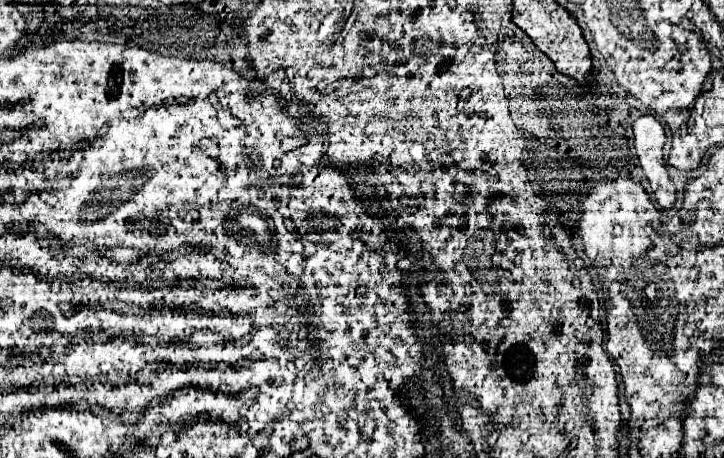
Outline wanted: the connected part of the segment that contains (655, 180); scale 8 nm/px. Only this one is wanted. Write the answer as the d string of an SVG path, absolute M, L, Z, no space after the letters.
M646 114L634 122L634 148L640 166L652 186L656 202L662 204L662 208L670 208L670 204L674 204L676 200L676 188L664 166L662 156L664 142L666 142L664 128L654 116Z

